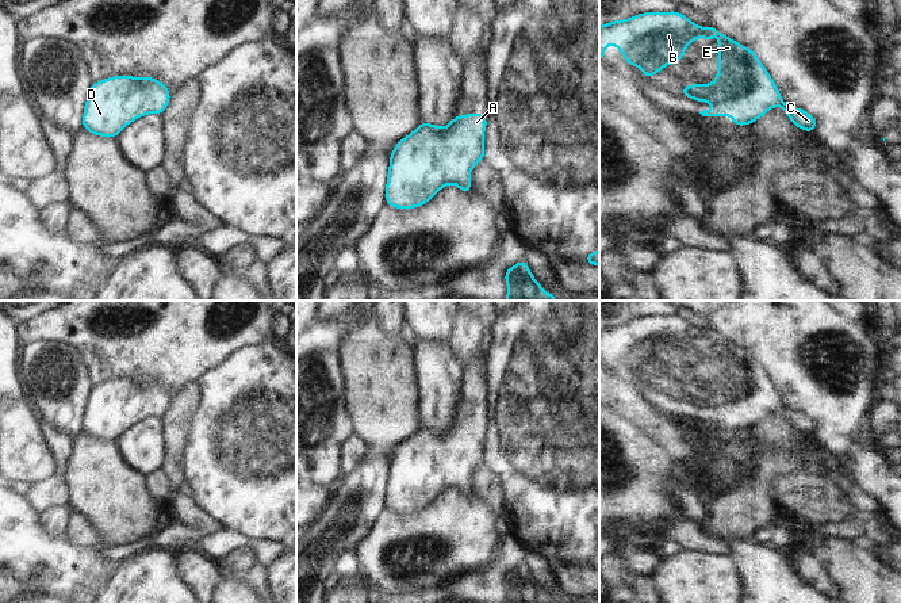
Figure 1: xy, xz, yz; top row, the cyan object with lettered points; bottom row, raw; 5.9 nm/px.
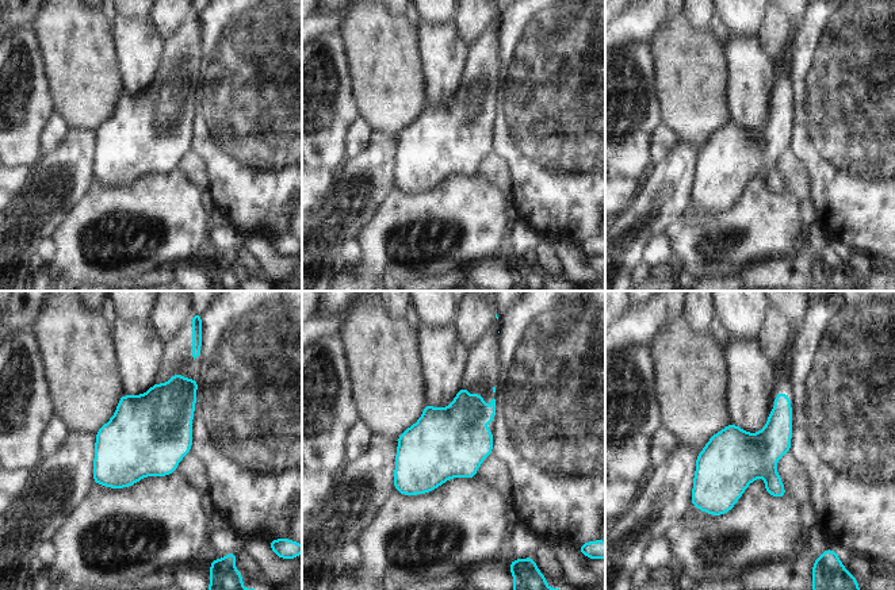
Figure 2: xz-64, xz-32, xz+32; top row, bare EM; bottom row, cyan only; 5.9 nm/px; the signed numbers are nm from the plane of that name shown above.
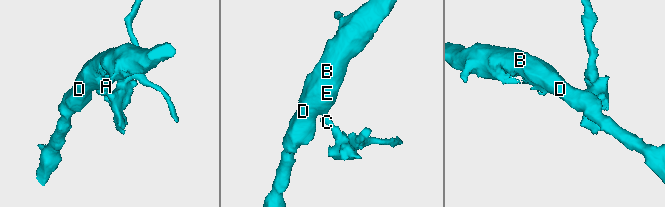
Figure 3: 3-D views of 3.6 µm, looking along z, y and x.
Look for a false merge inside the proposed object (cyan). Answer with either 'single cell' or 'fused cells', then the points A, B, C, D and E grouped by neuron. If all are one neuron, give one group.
single cell; A B C D E

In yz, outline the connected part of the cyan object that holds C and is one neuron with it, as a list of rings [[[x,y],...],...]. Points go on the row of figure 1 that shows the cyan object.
[[[678,11],[643,12],[625,20],[613,20],[599,26],[599,60],[605,61],[605,47],[614,43],[629,65],[639,66],[644,76],[653,79],[657,70],[663,72],[666,65],[683,58],[685,49],[695,38],[706,38],[712,42],[714,34],[718,35],[718,72],[714,81],[712,84],[683,87],[679,93],[693,100],[714,103],[714,108],[699,114],[702,116],[732,116],[735,119],[733,126],[754,123],[770,108],[781,106],[794,126],[813,133],[817,126],[816,119],[805,110],[789,106],[782,100],[777,84],[751,49],[728,38],[714,26],[697,26]]]

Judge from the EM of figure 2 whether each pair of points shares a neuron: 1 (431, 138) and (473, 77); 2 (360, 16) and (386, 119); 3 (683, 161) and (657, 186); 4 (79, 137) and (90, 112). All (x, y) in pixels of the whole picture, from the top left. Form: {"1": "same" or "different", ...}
{"1": "same", "2": "same", "3": "same", "4": "different"}

